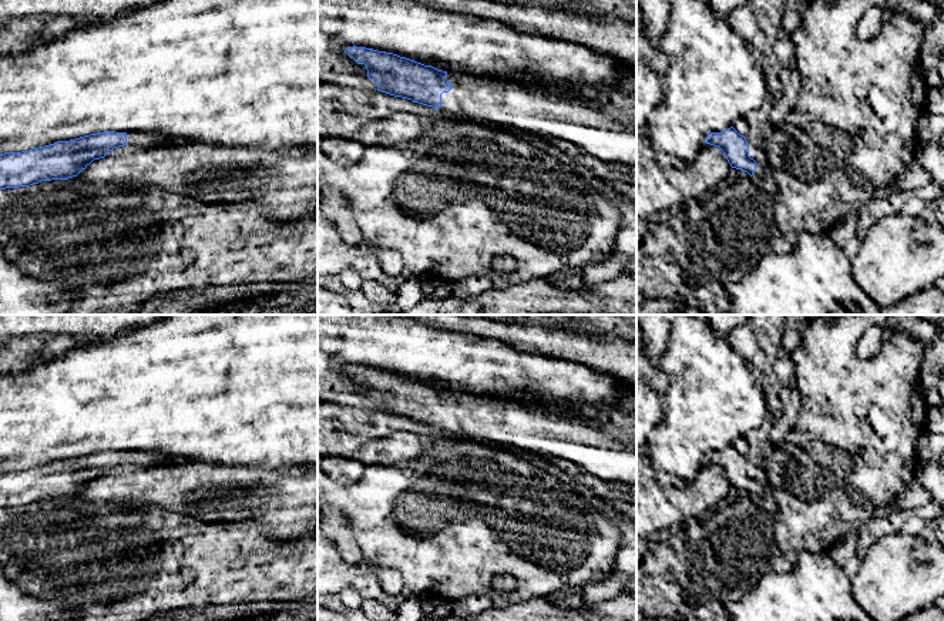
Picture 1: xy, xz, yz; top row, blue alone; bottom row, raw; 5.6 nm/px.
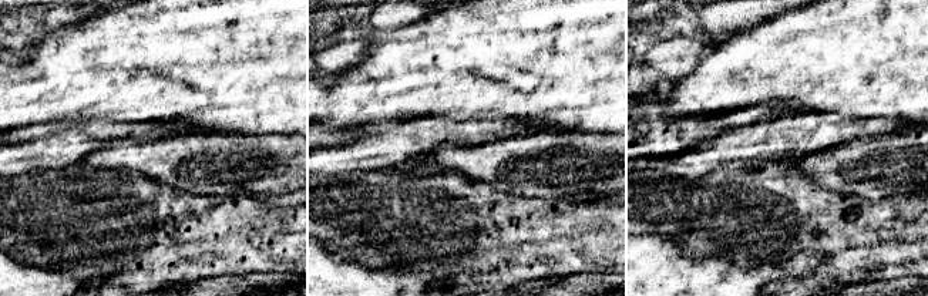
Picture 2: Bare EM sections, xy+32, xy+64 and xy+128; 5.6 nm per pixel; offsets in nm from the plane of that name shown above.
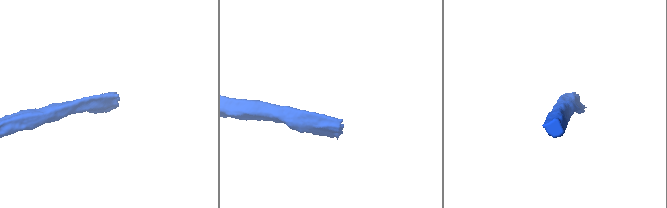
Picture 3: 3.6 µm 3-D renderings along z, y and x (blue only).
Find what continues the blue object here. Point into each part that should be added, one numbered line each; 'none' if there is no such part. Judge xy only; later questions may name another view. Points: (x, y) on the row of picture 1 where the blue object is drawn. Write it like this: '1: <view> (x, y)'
1: xy (140, 140)

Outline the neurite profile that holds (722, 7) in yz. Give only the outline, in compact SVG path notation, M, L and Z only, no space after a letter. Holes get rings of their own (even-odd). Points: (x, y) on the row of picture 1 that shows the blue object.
M706 0L710 9L720 17L728 17L738 7L746 6L749 0Z

